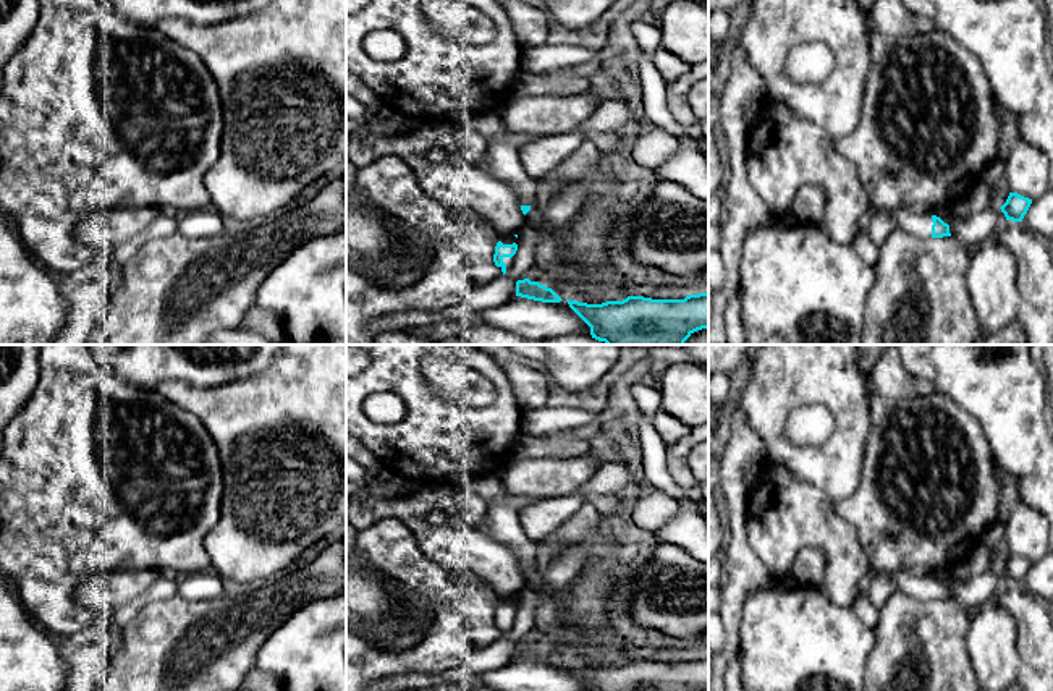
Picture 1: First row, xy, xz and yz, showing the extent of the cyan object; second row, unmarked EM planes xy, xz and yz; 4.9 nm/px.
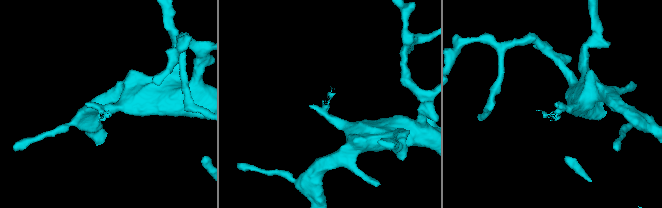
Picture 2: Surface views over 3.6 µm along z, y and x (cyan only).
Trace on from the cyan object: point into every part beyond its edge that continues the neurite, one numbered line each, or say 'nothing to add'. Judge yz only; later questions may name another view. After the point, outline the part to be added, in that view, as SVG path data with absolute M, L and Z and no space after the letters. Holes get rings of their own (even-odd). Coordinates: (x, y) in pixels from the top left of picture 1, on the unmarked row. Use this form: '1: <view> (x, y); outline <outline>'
1: yz (919, 588); outline M907 570L896 573L886 573L896 584L896 591L914 597L917 600L932 600L932 578L930 576L912 576Z

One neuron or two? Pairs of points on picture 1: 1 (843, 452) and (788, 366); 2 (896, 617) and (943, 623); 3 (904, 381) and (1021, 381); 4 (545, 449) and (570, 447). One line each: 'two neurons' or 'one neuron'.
1: one neuron
2: one neuron
3: two neurons
4: one neuron

